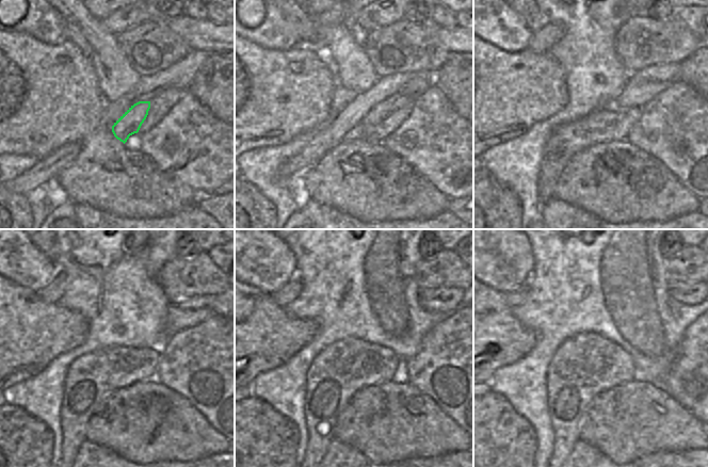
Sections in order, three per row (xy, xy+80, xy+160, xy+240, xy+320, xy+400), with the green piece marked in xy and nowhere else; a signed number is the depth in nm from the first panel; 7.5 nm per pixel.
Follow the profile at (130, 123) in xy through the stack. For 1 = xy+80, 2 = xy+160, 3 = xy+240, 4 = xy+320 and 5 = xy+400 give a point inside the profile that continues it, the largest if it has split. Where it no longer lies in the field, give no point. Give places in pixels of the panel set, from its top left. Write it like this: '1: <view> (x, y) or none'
1: xy+80 (383, 109)
2: xy+160 (642, 86)
3: xy+240 (189, 313)
4: xy+320 (446, 299)
5: xy+400 (689, 293)

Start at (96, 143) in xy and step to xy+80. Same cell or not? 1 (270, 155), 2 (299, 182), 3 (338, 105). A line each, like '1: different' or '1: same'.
1: different
2: different
3: different

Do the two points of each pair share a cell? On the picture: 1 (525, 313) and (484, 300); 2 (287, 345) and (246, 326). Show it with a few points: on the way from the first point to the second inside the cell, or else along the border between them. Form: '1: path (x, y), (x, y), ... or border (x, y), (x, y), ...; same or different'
1: border (511, 308), (514, 316), (528, 328); different
2: path (277, 337), (256, 335); same

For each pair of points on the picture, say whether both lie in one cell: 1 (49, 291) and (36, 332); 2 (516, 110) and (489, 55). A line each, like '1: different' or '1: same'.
1: different
2: same

